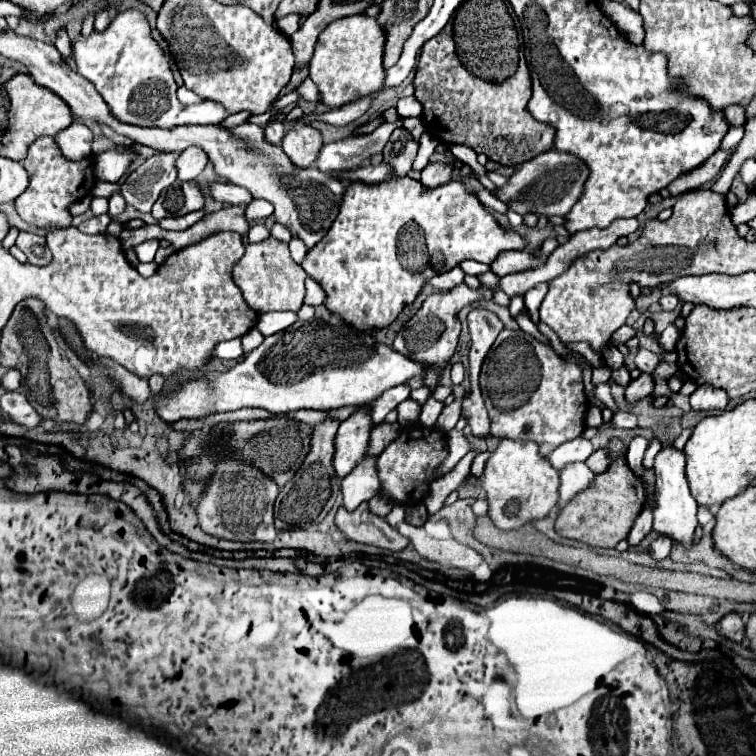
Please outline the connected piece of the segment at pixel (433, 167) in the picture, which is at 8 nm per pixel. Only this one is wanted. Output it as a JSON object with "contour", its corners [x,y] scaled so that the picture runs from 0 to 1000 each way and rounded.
{"contour":[[[567,217],[560,228],[557,228],[557,243],[570,251],[570,249],[578,249],[583,243],[591,243],[597,238],[597,217]]]}

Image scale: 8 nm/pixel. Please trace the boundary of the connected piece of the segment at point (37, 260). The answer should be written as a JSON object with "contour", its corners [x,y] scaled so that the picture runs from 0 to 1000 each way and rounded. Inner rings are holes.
{"contour":[[[28,307],[22,315],[22,328],[33,333],[38,349],[44,352],[62,352],[67,347],[67,331],[62,328],[62,320],[57,312]]]}

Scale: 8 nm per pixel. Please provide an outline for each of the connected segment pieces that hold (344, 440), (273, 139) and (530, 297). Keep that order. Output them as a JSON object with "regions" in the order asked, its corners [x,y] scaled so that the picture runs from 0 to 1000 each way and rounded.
{"regions":[[[[472,542],[472,548],[467,548],[456,558],[451,558],[451,563],[446,569],[446,593],[443,593],[443,603],[440,603],[440,619],[451,635],[483,603],[491,563],[493,563],[493,558],[485,550],[485,542]]],[[[361,161],[361,164],[356,164],[356,167],[351,169],[351,185],[353,185],[356,190],[372,190],[374,180],[377,180],[377,167],[374,167],[374,161]]],[[[713,376],[708,381],[702,381],[697,389],[694,389],[694,405],[702,415],[702,423],[705,426],[713,426],[713,405],[716,405],[716,397],[718,392],[724,389],[724,376]]]]}

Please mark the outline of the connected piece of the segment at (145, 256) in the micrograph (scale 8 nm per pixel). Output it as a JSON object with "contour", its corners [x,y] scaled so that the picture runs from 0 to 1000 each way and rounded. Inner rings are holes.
{"contour":[[[192,317],[179,325],[179,336],[184,347],[200,347],[205,341],[205,333],[210,328],[210,317]]]}

